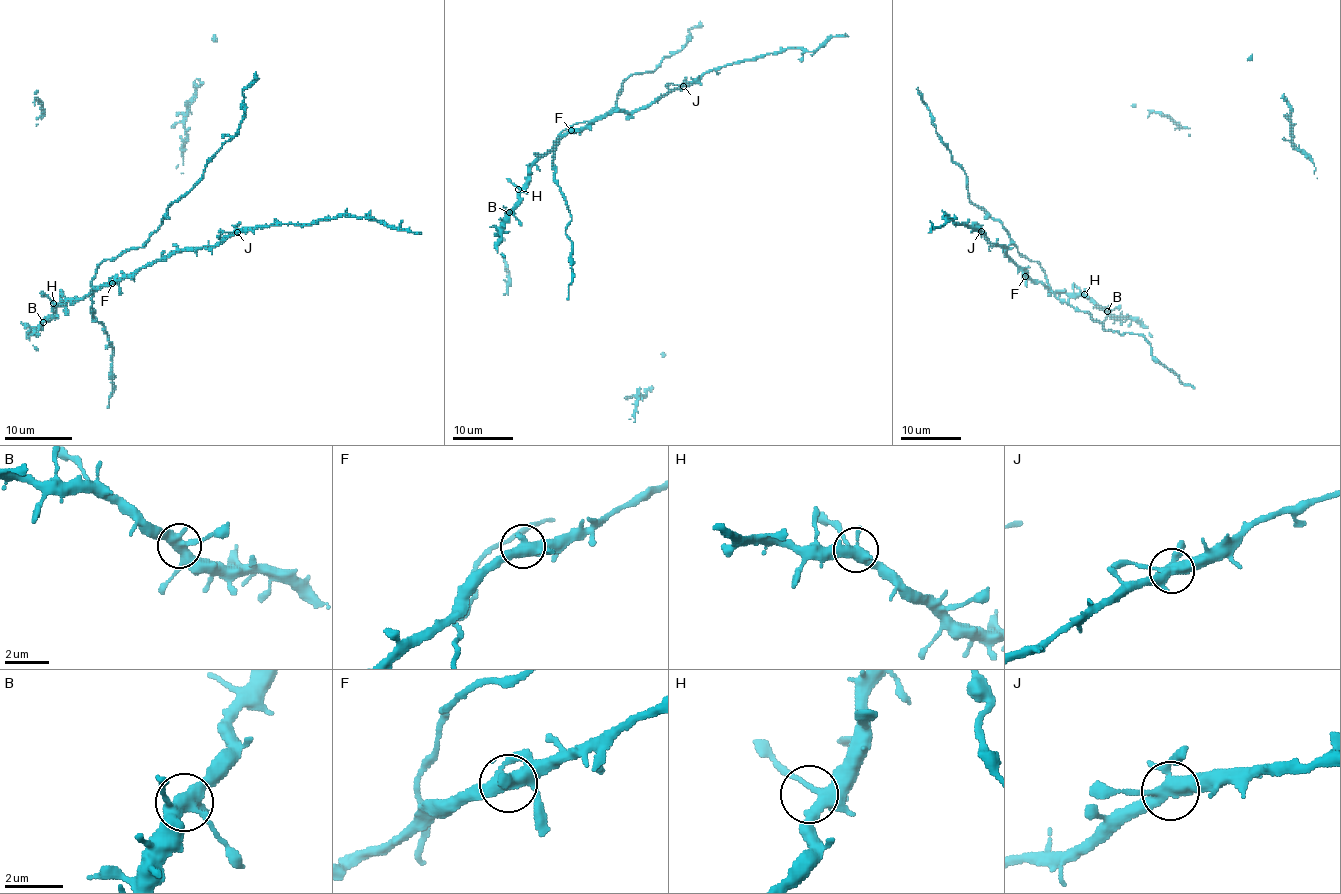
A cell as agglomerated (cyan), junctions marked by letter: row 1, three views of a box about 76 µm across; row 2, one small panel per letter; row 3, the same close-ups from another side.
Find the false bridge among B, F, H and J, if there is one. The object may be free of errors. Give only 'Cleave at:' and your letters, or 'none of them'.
Cleave at: none of them

